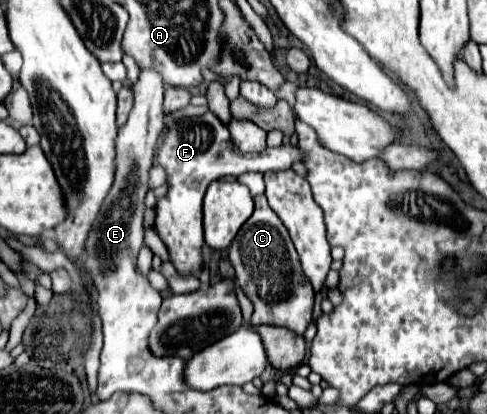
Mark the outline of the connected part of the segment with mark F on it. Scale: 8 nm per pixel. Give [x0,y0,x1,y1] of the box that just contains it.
[155,113,301,273]

